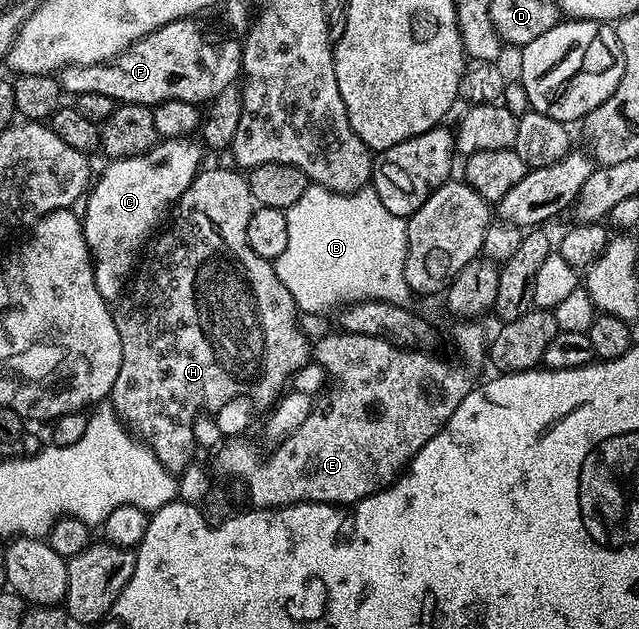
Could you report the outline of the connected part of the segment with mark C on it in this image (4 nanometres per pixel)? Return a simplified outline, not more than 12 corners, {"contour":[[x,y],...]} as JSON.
{"contour":[[197,140],[109,160],[85,241],[107,302],[202,171]]}

